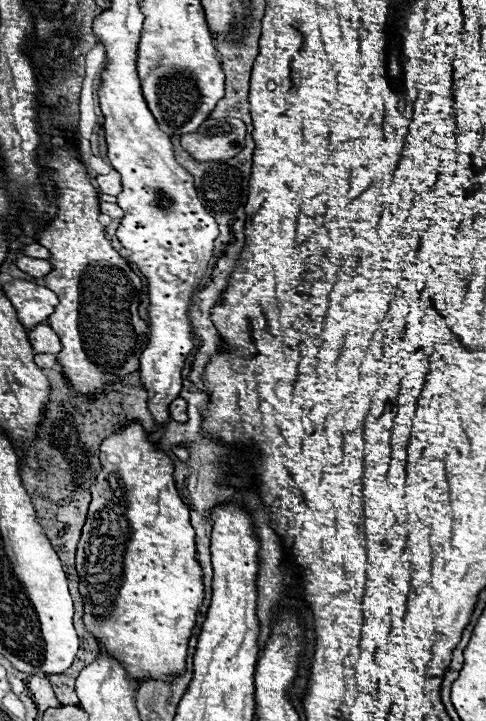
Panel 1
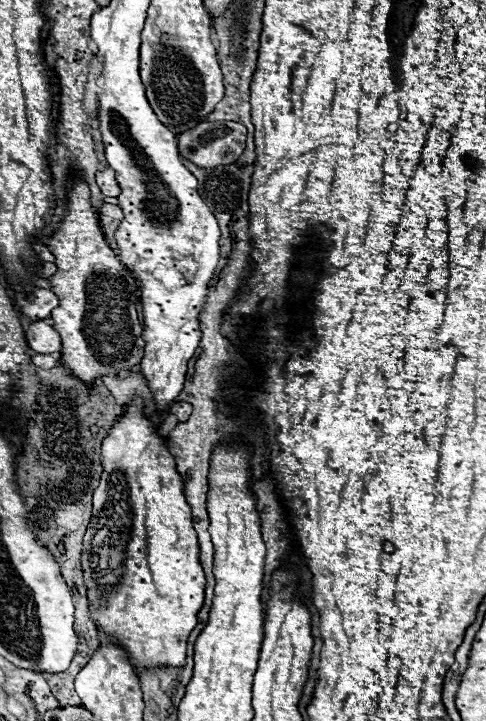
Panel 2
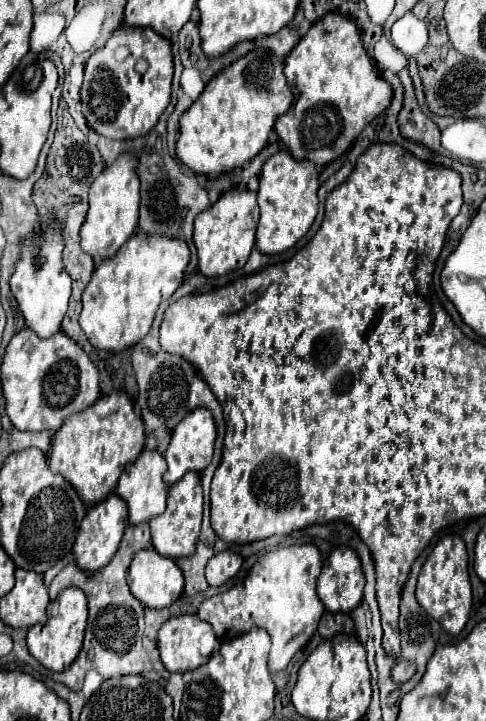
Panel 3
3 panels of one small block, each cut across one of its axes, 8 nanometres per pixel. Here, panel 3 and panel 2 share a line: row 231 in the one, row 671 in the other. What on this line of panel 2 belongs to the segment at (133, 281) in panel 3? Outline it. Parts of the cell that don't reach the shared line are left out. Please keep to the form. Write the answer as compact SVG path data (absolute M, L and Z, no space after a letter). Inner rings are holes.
M134 396L132 402L128 404L126 412L120 416L120 420L112 426L108 436L102 440L102 466L104 474L100 478L100 486L94 490L94 510L92 510L92 520L88 524L88 530L84 534L84 552L82 552L82 570L84 570L84 582L88 588L88 598L90 598L90 616L96 622L96 626L114 642L118 642L130 656L132 666L142 672L144 668L158 668L158 666L184 666L186 660L186 642L190 632L196 628L198 620L196 614L200 612L204 604L204 570L198 562L198 538L196 530L192 526L192 508L186 502L184 496L184 480L176 470L176 460L168 450L166 438L158 436L156 428L152 422L144 416L144 406L142 406L142 396Z

